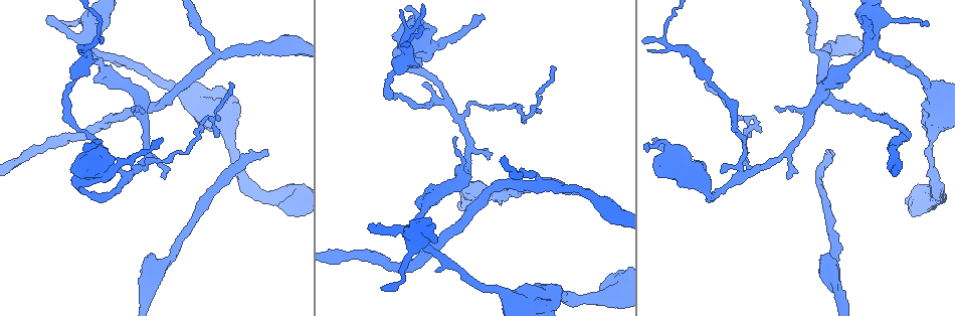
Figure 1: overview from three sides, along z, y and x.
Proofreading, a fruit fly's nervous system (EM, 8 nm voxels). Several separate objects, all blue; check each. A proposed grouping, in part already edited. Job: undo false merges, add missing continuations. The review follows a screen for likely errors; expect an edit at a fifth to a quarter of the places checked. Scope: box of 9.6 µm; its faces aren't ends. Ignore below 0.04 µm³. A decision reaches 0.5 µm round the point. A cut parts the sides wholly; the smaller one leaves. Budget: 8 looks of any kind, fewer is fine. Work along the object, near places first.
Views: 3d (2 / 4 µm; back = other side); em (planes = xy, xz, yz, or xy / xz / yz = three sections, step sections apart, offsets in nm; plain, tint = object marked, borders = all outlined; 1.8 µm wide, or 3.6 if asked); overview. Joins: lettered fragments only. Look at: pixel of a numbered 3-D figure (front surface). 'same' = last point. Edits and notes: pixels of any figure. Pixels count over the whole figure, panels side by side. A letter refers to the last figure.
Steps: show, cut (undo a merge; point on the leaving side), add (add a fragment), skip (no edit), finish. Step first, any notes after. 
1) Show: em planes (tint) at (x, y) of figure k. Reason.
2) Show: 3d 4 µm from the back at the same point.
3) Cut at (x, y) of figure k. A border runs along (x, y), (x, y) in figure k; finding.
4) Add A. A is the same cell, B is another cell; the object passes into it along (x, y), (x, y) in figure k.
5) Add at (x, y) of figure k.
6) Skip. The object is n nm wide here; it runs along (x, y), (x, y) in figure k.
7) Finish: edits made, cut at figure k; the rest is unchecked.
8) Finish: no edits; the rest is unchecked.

Show: em xy step 8 (tint) at (705, 189) of figure 1. Sharp bend.

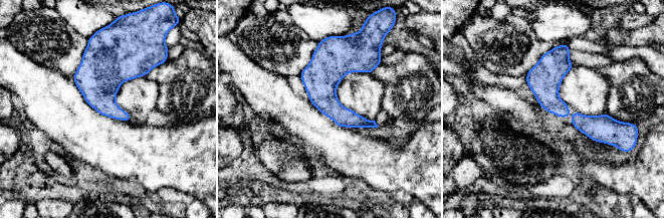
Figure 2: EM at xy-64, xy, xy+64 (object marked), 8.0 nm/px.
Show: em planes (borders) at the same point. Another direction.

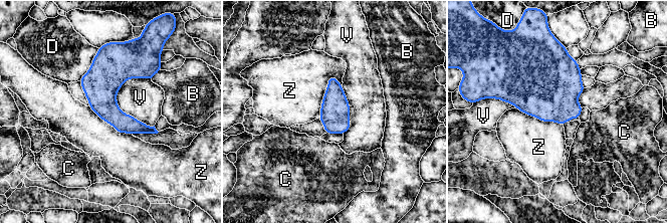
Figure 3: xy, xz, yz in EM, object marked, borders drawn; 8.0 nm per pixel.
Skip. B, C, D, V and Z are other cells; a border runs along (334, 75), (328, 78), (318, 117) in figure 3; all the same cell.

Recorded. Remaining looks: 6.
Show: em yz step 8 (tint) at (873, 47) of figure 1. Sharp bend.

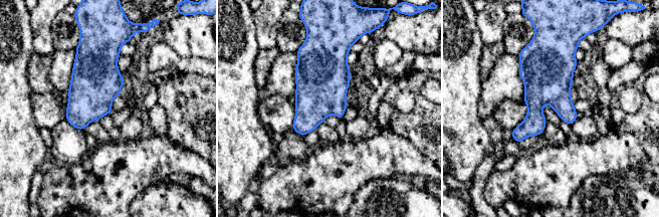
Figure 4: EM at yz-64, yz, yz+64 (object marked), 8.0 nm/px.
Show: em yz step 8 (borders) at the same point.

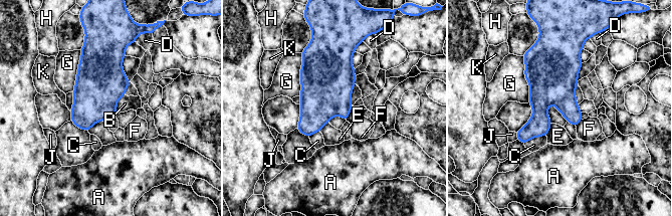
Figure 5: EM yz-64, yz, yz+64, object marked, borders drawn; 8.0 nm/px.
Skip. The object is 240 nm wide here; the longest contact is with G, 380 nm; A, B, C, D, E, F, G, H, J and K are other cells; one cell here.

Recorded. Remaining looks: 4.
Show: 3d 2 µm at (834, 155) of figure 1. Branch stops here.

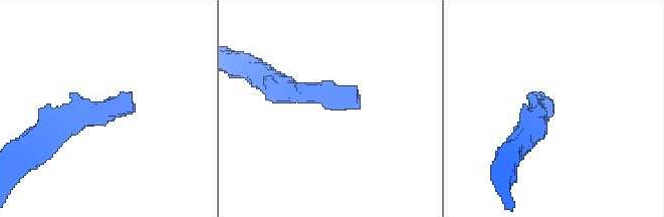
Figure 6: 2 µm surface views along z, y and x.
Show: em planes (borders) at (133, 111) of figure 6. Now the EM.

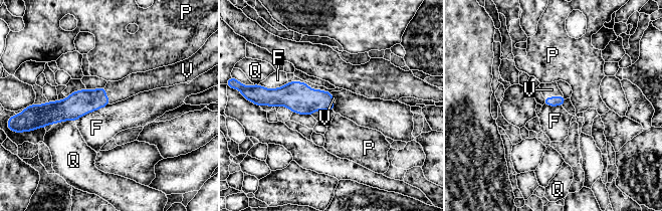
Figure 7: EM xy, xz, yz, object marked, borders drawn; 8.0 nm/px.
Add V. V is the same cell, F, P and Q are other cells; the object passes into it along (555, 100), (553, 96), (552, 89) in figure 7; the cell continues.

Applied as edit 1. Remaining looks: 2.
Finish: edits made, add at figure 7; the rest is unchecked.

